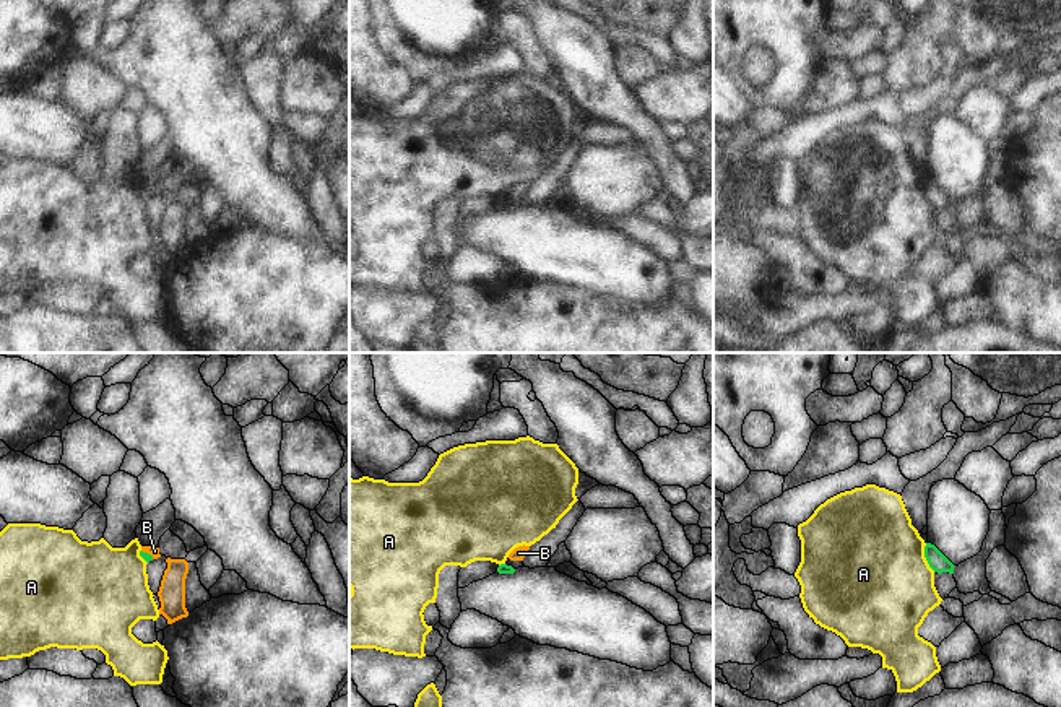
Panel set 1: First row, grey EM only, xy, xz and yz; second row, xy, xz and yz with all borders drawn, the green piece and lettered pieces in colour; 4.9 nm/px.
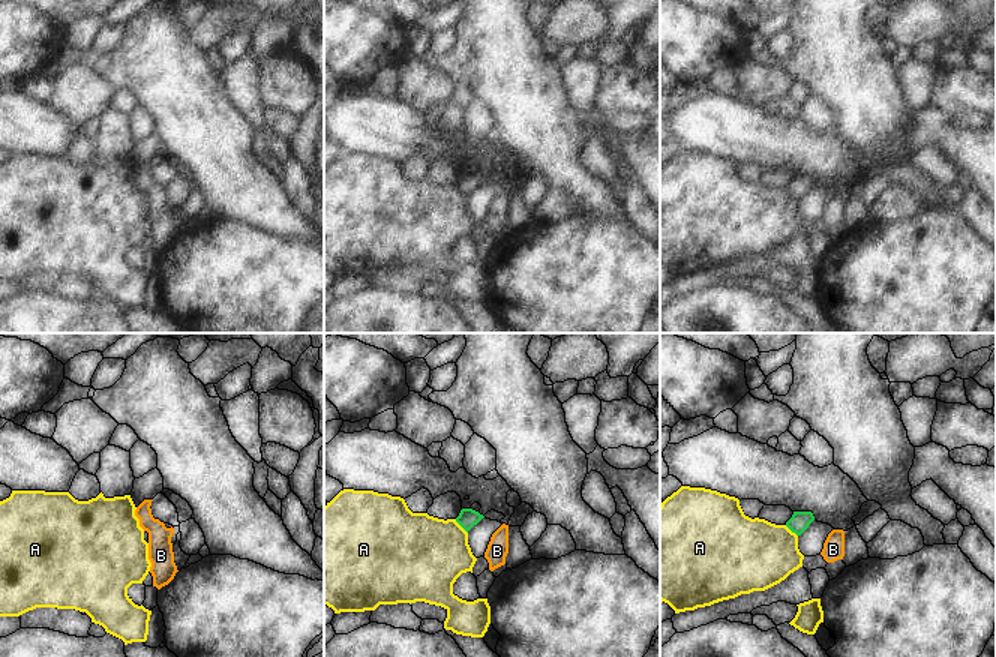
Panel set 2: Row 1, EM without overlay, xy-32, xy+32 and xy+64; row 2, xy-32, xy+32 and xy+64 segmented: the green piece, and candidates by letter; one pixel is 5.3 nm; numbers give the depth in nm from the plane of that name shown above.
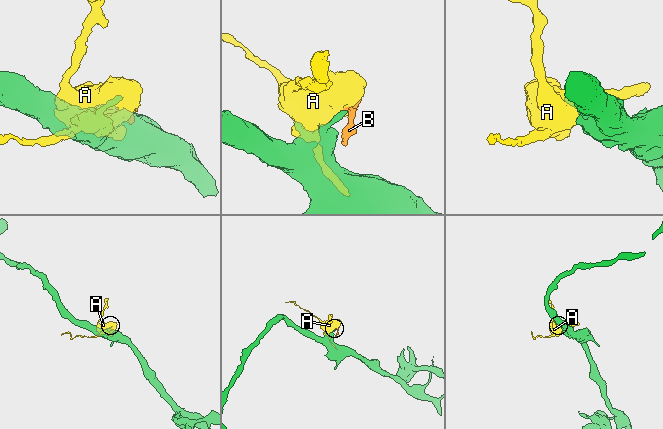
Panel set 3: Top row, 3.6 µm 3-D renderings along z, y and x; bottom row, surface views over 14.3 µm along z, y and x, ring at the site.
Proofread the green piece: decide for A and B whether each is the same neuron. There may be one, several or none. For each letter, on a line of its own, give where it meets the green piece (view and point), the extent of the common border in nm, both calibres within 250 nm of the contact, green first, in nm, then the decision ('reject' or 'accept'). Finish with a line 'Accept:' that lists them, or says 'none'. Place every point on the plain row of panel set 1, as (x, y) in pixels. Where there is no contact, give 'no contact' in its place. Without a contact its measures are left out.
A: yz (925, 192) | 150 nm | 90/500 nm | reject
B: xy (147, 189) | 80 nm | 40/50 nm | reject
Accept: none

